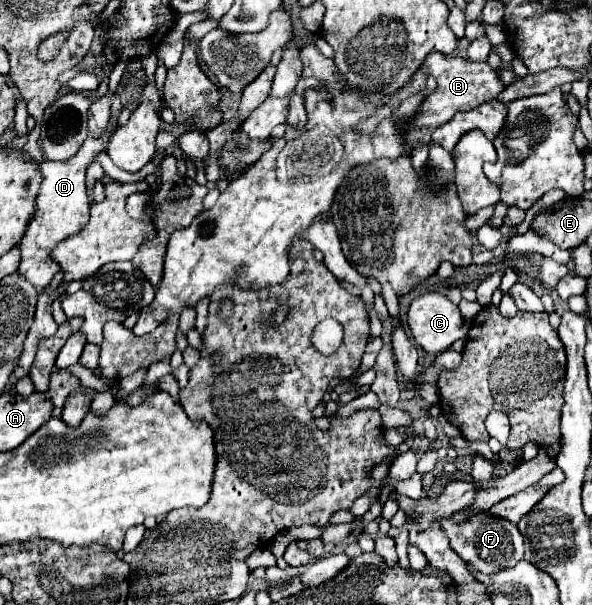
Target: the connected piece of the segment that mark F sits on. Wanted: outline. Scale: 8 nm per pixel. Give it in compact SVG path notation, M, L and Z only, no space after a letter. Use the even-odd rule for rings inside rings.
M481 513L463 525L453 525L451 519L445 519L445 521L441 521L441 527L449 535L453 551L457 551L457 555L463 561L471 563L483 575L495 575L503 569L515 567L523 559L523 537L521 537L517 525L513 525L505 519L493 519L487 513Z

